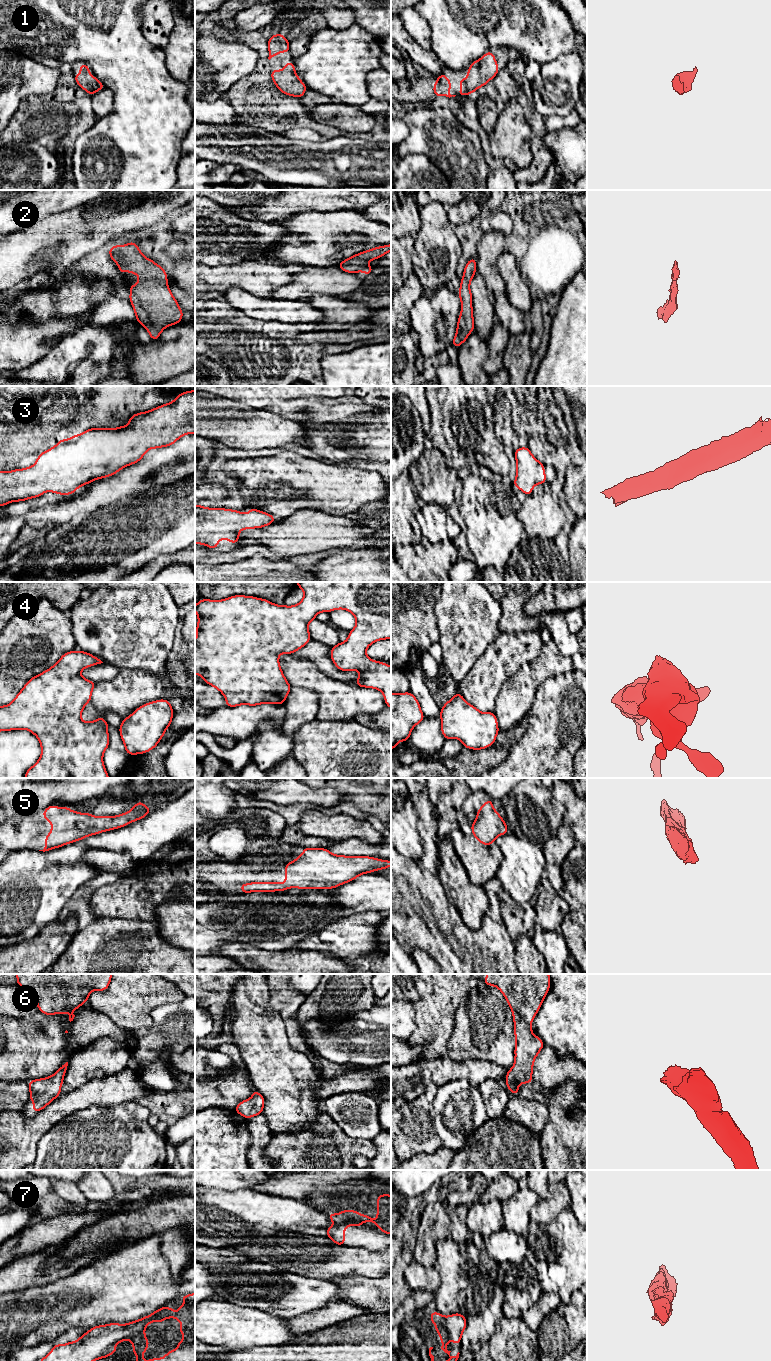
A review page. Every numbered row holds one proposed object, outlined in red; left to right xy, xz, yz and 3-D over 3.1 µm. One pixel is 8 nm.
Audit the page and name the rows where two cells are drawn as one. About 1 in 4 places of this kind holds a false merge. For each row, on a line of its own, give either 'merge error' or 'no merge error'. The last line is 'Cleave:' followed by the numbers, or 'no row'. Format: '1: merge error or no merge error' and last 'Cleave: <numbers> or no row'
1: no merge error
2: no merge error
3: no merge error
4: no merge error
5: no merge error
6: no merge error
7: no merge error
Cleave: no row

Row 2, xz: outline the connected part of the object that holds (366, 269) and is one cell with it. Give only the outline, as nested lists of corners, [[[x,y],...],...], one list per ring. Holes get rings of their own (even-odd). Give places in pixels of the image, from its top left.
[[[391,244],[375,247],[360,252],[350,258],[343,260],[337,267],[347,273],[358,273],[362,271],[367,276],[373,271],[373,267],[366,265],[366,262],[378,259],[391,251]]]

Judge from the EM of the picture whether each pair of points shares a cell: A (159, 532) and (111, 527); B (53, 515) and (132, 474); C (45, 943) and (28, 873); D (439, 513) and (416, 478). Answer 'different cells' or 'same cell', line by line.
A: same cell
B: same cell
C: different cells
D: different cells

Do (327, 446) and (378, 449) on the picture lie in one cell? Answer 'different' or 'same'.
same

